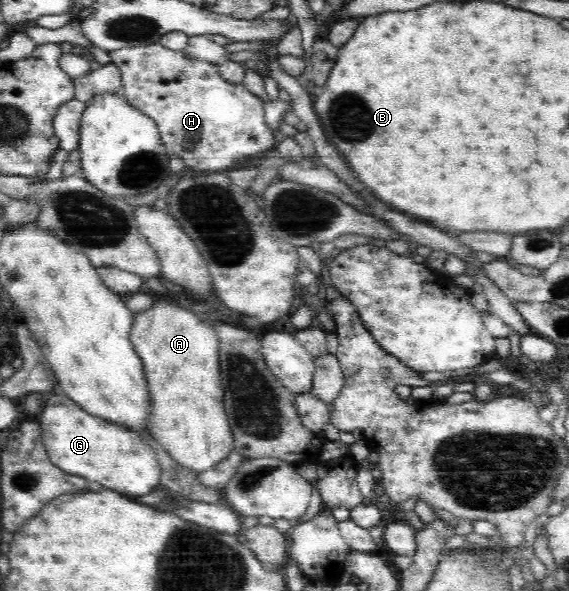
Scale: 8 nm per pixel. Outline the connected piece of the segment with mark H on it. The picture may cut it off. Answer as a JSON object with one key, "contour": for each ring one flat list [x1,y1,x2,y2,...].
{"contour":[[160,43,147,44,140,47,120,48,119,50,109,52,109,55,112,63,120,69,121,91,119,94,125,96,131,104,135,104,135,106,141,108,146,115,153,118,154,122,158,124,158,130,161,131,162,143,165,144,168,153,178,155,178,157,184,161,185,165,189,167,190,173,203,173,203,175,217,172,227,173,231,169,235,169,235,167,239,167,239,165,244,161,247,161,247,159,257,156,261,157,266,151,275,149,277,138,275,137,273,130,265,123,265,112,261,99,249,92,244,84,234,83,231,82,231,80,223,79,222,76,219,75,216,64,209,63,209,61,205,60,191,59,187,57,187,54,185,54,183,50,172,51,170,48,161,46]]}

